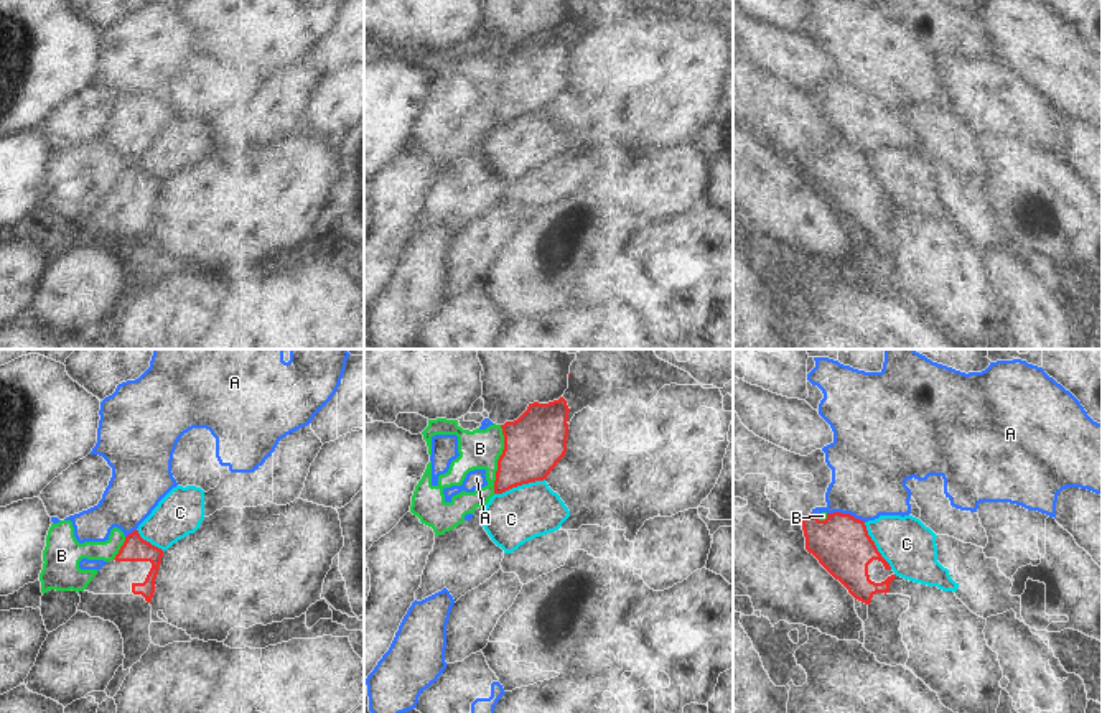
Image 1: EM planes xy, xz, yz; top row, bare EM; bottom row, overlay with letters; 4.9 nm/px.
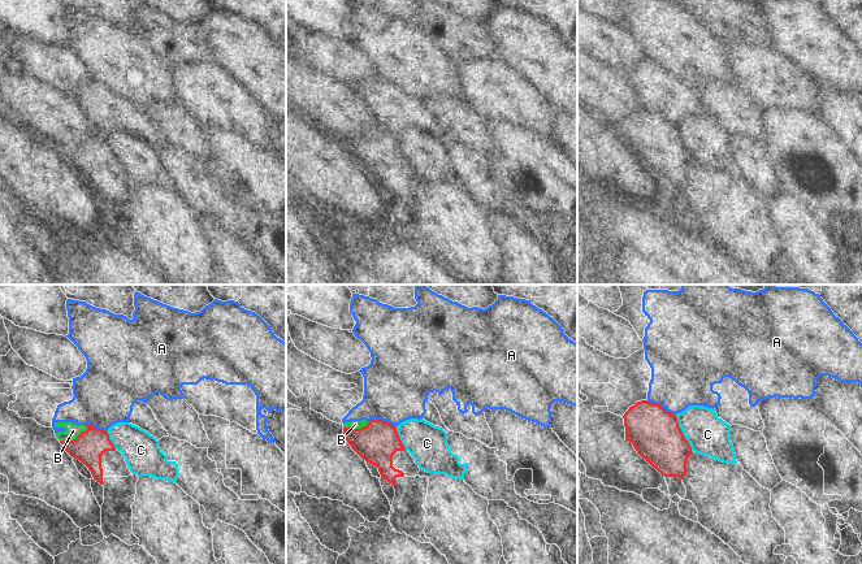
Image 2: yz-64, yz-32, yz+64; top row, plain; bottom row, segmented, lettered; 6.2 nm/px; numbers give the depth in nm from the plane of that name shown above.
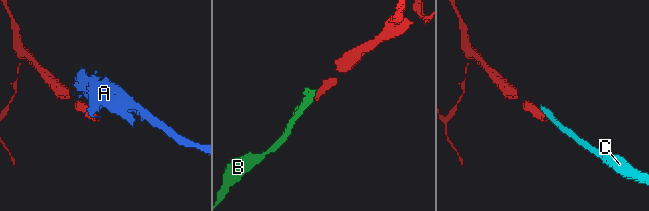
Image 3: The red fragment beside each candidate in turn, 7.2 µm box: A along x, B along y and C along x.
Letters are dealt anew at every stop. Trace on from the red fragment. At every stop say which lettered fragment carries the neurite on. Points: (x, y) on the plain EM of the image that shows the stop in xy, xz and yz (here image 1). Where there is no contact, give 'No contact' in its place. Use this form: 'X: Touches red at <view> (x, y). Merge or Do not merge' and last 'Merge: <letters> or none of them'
A: Touches red at yz (845, 145). Do not merge
B: Touches red at xz (498, 91). Do not merge
C: Touches red at xz (519, 116). Do not merge
Merge: none of them

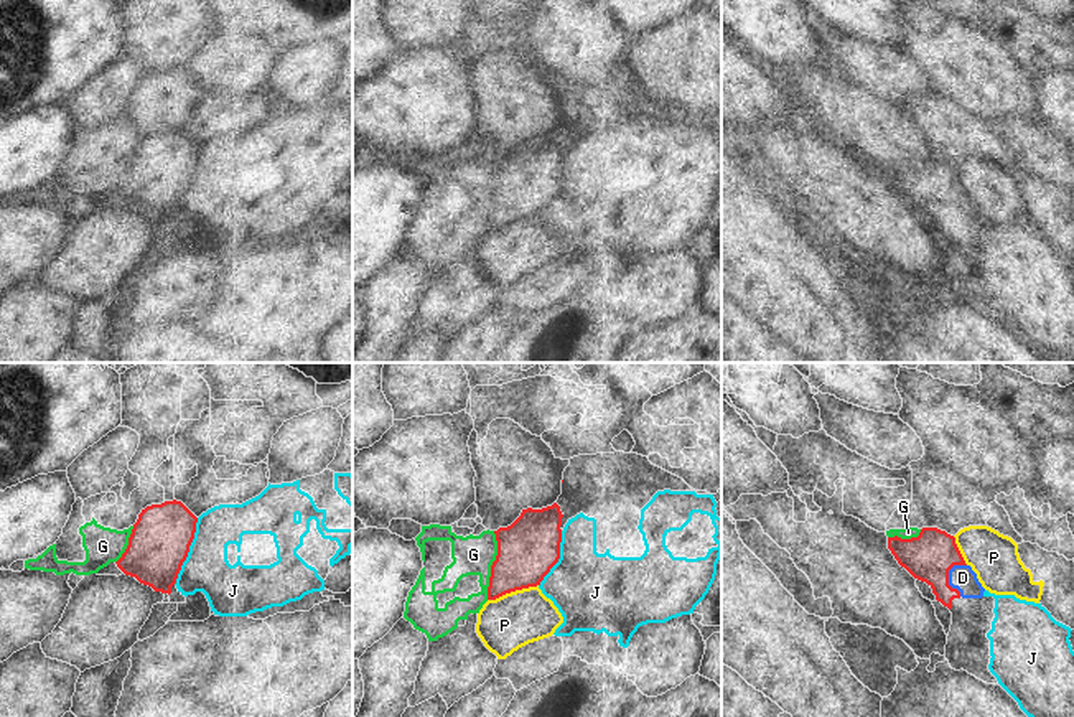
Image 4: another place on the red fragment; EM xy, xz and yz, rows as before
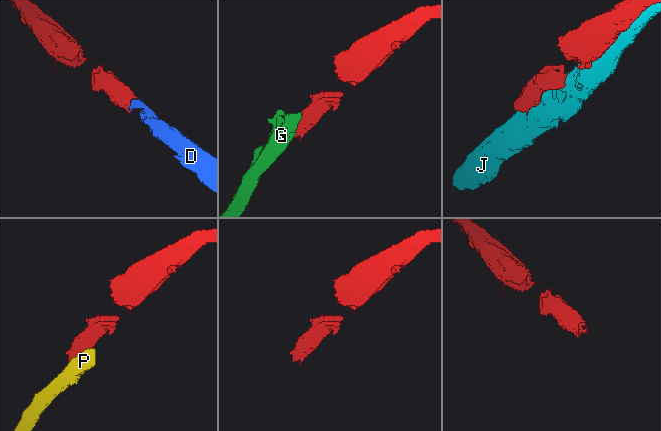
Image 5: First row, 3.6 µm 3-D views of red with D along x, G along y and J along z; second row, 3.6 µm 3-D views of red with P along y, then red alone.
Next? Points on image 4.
D: Touches red at yz (947, 211). Merge
G: Touches red at xz (491, 196). Do not merge
J: Touches red at xy (188, 182). Do not merge
P: Touches red at xz (513, 221). Do not merge
Merge: D

